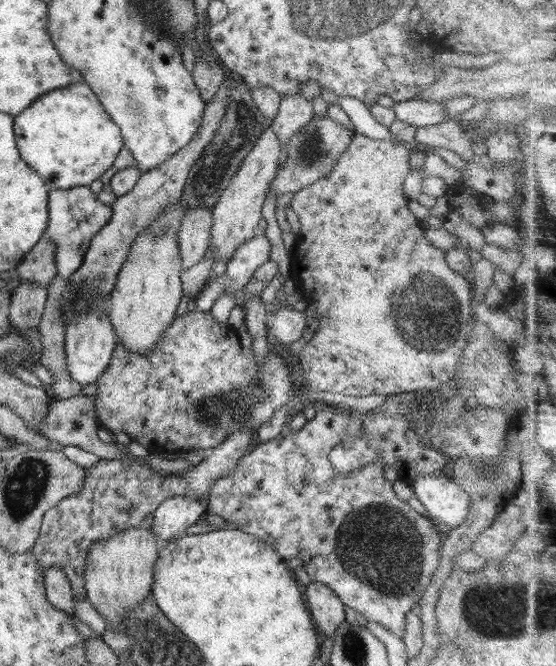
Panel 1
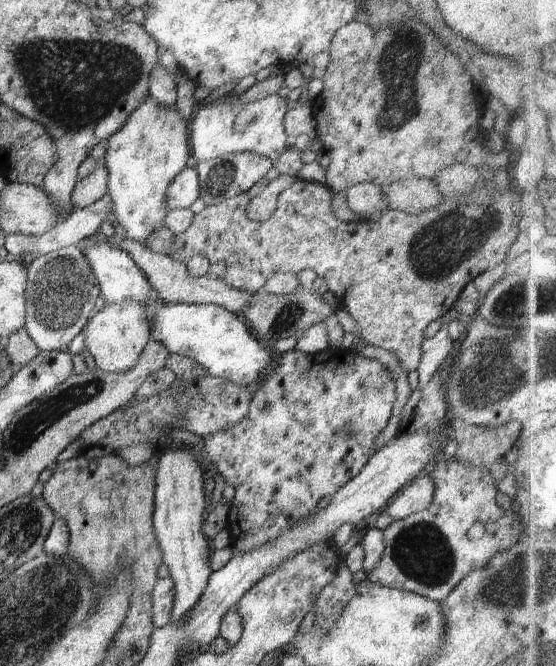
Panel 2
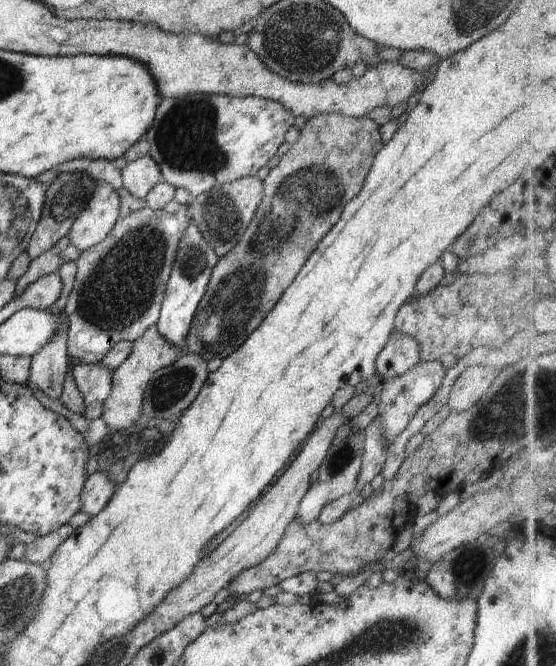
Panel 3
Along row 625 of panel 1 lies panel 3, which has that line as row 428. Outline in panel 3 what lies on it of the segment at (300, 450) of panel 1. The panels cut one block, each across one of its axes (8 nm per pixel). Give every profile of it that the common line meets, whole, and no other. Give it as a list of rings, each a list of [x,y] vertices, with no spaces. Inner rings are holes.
[[[421,361],[411,370],[398,377],[382,380],[378,416],[376,418],[379,417],[381,440],[387,452],[396,441],[396,438],[408,427],[418,408],[427,404],[434,397],[444,379],[445,373],[446,370],[439,361]]]

